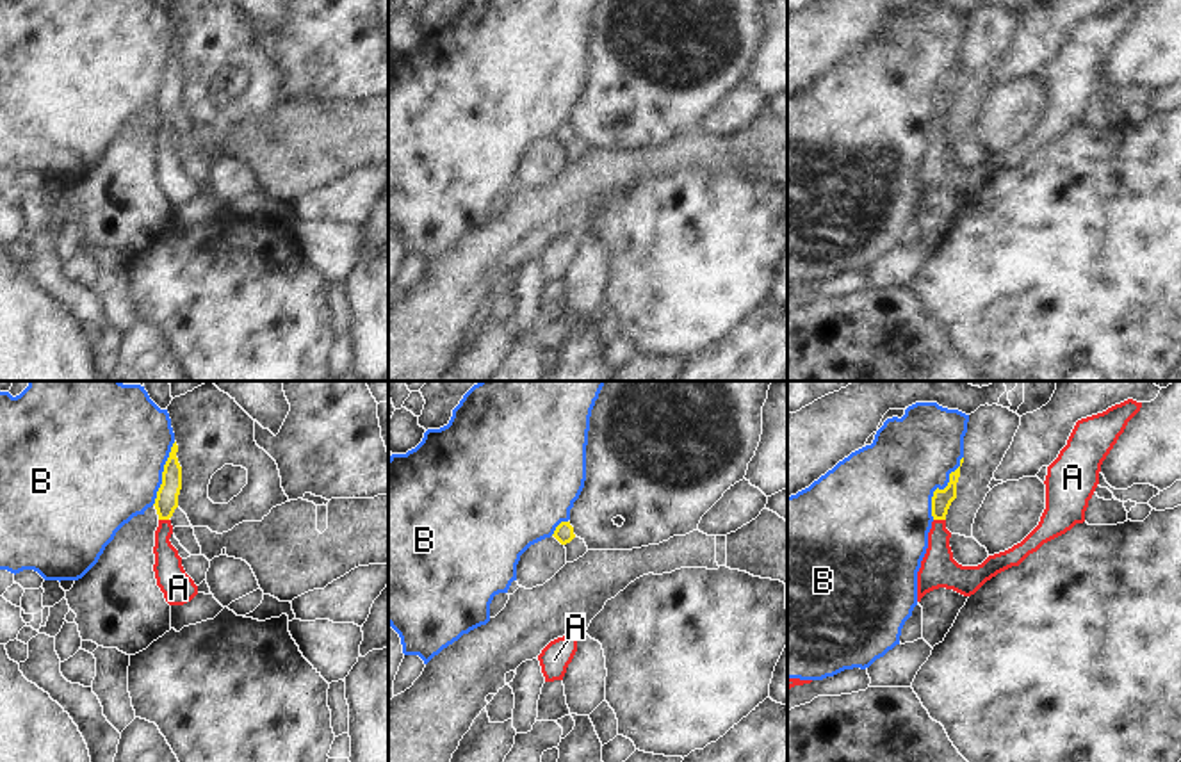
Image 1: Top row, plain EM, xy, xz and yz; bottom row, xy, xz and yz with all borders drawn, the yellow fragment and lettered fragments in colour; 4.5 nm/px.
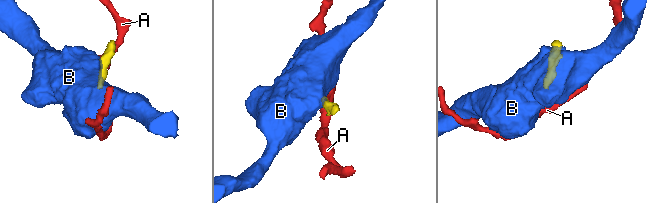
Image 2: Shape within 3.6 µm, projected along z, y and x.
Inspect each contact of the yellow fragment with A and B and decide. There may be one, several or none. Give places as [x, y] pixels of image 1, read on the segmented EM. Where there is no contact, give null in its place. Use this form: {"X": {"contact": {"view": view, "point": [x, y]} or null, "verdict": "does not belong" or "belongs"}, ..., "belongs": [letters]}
{"A": {"contact": {"view": "yz", "point": [939, 518]}, "verdict": "belongs"}, "B": {"contact": {"view": "yz", "point": [941, 490]}, "verdict": "does not belong"}, "belongs": ["A"]}

